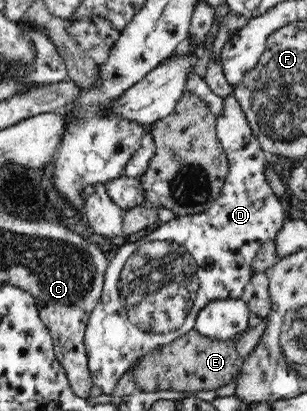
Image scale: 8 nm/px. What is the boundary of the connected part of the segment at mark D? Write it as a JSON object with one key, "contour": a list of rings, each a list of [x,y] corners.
{"contour":[[[234,97],[225,99],[225,111],[223,111],[223,115],[217,117],[217,137],[227,156],[229,167],[220,195],[211,204],[211,207],[208,207],[207,211],[199,212],[197,215],[176,217],[167,223],[163,223],[149,235],[145,236],[143,239],[139,239],[137,242],[126,242],[117,250],[115,257],[108,261],[108,266],[104,275],[102,298],[99,303],[95,304],[93,311],[90,313],[83,340],[90,376],[92,377],[93,384],[95,383],[95,385],[98,385],[99,389],[103,391],[103,395],[113,395],[119,378],[127,370],[135,367],[137,361],[139,361],[140,357],[143,357],[147,351],[155,349],[160,345],[165,345],[177,339],[177,337],[183,335],[186,331],[193,329],[196,324],[197,314],[207,303],[216,299],[239,299],[241,295],[243,295],[246,285],[251,282],[251,279],[254,277],[253,263],[255,257],[257,257],[259,253],[260,247],[267,240],[275,238],[279,229],[281,229],[287,221],[285,217],[286,201],[272,190],[266,178],[265,169],[269,164],[269,156],[265,153],[261,144],[259,144],[258,139],[255,138],[255,134],[253,134],[253,130],[250,128],[245,112]]]}

